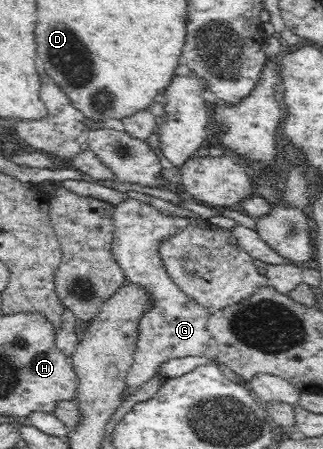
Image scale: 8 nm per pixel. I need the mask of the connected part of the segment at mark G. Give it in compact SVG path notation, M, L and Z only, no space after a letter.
M131 197L114 206L112 218L114 229L112 254L116 262L123 268L127 280L145 288L155 300L149 307L149 311L141 317L138 325L136 349L132 356L132 363L127 369L125 387L121 391L121 401L125 401L129 395L133 395L139 389L139 385L153 379L157 375L159 365L169 359L193 356L216 360L217 343L212 339L205 324L212 311L200 306L179 290L179 287L166 275L165 266L162 265L161 258L157 254L159 239L179 231L179 227L191 224L191 226L205 228L212 225L206 220L163 215L152 205Z

